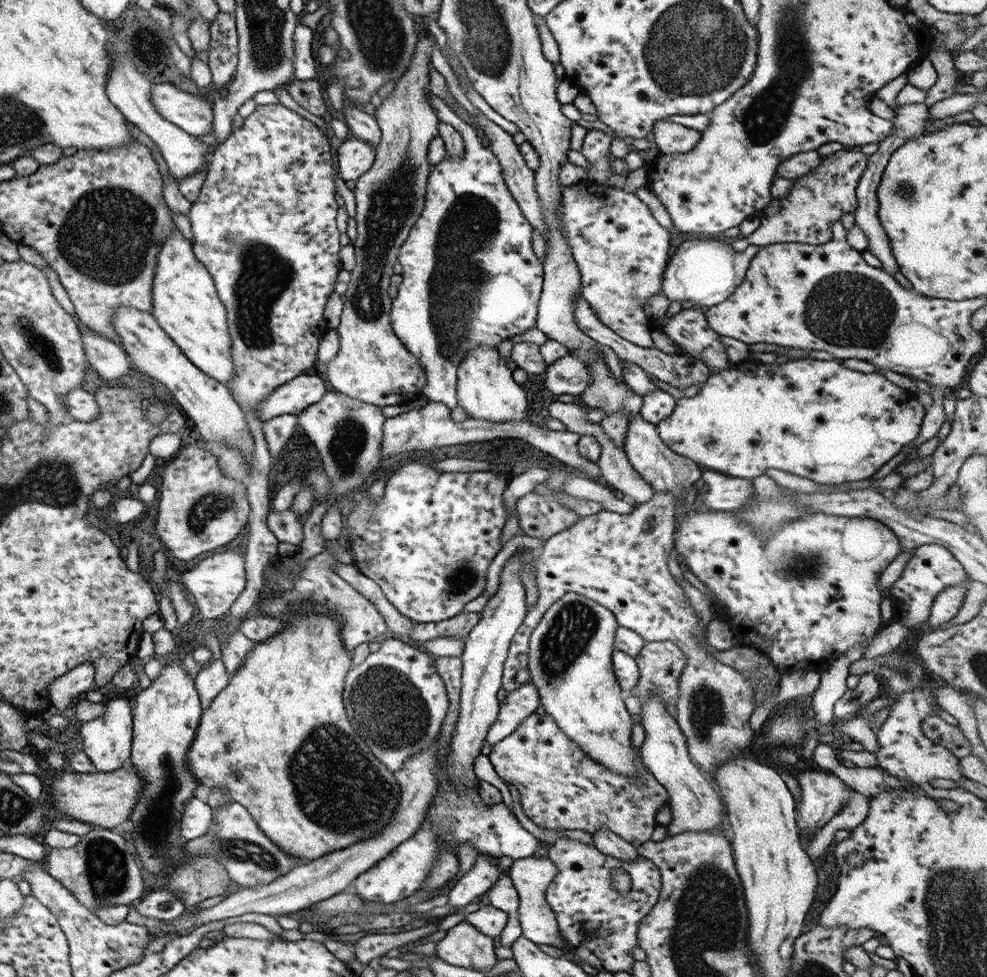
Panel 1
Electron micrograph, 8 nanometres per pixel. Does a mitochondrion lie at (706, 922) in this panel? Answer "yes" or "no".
yes

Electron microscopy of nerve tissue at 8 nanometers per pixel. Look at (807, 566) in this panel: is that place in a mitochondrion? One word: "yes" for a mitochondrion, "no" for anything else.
yes

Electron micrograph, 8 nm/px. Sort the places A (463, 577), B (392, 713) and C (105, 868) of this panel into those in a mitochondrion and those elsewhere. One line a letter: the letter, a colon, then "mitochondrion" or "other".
A: mitochondrion
B: mitochondrion
C: mitochondrion

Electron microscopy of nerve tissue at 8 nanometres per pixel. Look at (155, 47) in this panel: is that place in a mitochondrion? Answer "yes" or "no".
no

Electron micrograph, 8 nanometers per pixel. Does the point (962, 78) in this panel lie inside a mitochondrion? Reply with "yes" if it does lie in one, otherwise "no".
no

